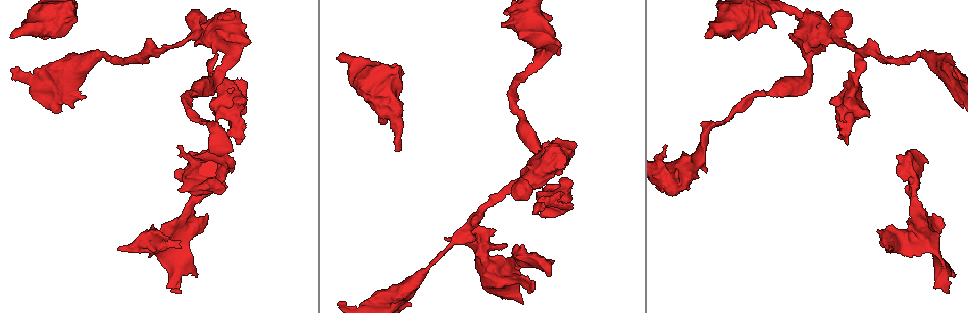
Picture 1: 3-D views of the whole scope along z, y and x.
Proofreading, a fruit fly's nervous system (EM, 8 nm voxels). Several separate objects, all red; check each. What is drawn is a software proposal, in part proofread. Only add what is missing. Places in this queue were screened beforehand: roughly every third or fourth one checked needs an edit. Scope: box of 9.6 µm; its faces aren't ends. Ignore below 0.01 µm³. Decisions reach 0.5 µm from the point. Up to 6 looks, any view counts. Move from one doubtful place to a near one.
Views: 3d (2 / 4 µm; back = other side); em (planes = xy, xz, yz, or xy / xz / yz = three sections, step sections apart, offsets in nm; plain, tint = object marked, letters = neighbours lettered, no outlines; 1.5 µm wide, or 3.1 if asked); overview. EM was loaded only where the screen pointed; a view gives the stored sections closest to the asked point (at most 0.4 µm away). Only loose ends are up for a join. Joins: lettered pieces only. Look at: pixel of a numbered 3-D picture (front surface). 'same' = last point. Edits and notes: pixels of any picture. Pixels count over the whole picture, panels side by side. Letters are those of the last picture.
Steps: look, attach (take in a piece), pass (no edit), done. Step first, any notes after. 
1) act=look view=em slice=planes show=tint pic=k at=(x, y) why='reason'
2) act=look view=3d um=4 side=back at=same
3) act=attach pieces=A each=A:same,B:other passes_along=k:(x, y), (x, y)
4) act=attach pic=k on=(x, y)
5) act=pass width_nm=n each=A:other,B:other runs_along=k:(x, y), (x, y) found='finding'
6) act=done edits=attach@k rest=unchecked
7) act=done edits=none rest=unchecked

act=look view=em slice=planes show=letters pic=1 at=(117, 248) why='branch stops here'

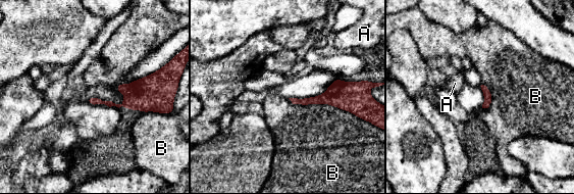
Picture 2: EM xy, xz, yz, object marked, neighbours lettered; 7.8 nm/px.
act=pass each=A:other,B:other border=2:(288, 98), (355, 115) found='none of them fits'

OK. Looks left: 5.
act=look view=3d um=4 pic=1 at=(927, 163) why='branch stops here'

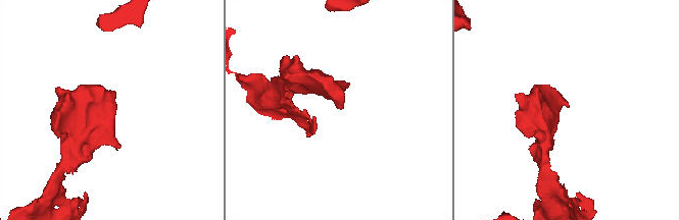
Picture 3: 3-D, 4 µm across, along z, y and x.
act=look view=em slice=planes show=letters pic=3 at=(565, 104) why='need the tissue'

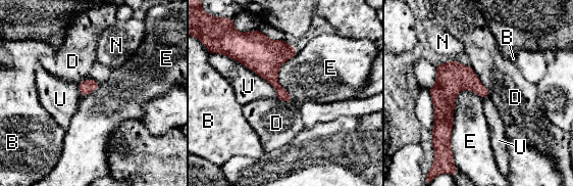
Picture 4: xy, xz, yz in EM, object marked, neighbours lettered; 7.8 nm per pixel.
act=pass each=B:other,D:other,E:other,N:other,U:other found='no lettered piece goes on from it'

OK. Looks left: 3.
act=look view=3d um=4 pic=1 at=(206, 19) why='stops while still wide'

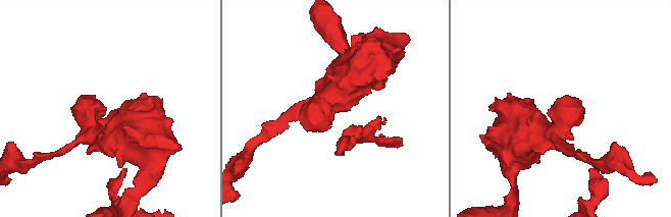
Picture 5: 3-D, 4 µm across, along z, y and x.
act=look view=em slice=xz step=4 show=letters pic=5 at=(106, 109) why='need the tissue'

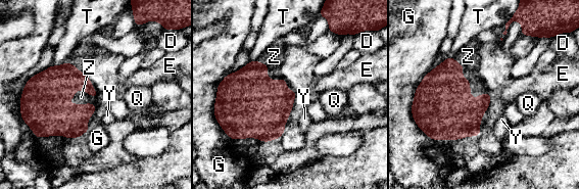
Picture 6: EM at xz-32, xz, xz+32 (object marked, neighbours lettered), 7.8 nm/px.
act=attach pieces=Z each=D:other,E:other,G:other,Q:other,T:other,Y:other,Z:same passes_along=6:(43, 90), (75, 93), (81, 97) found='the cell continues'

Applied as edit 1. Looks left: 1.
act=done edits=attach@6 rest=unchecked

